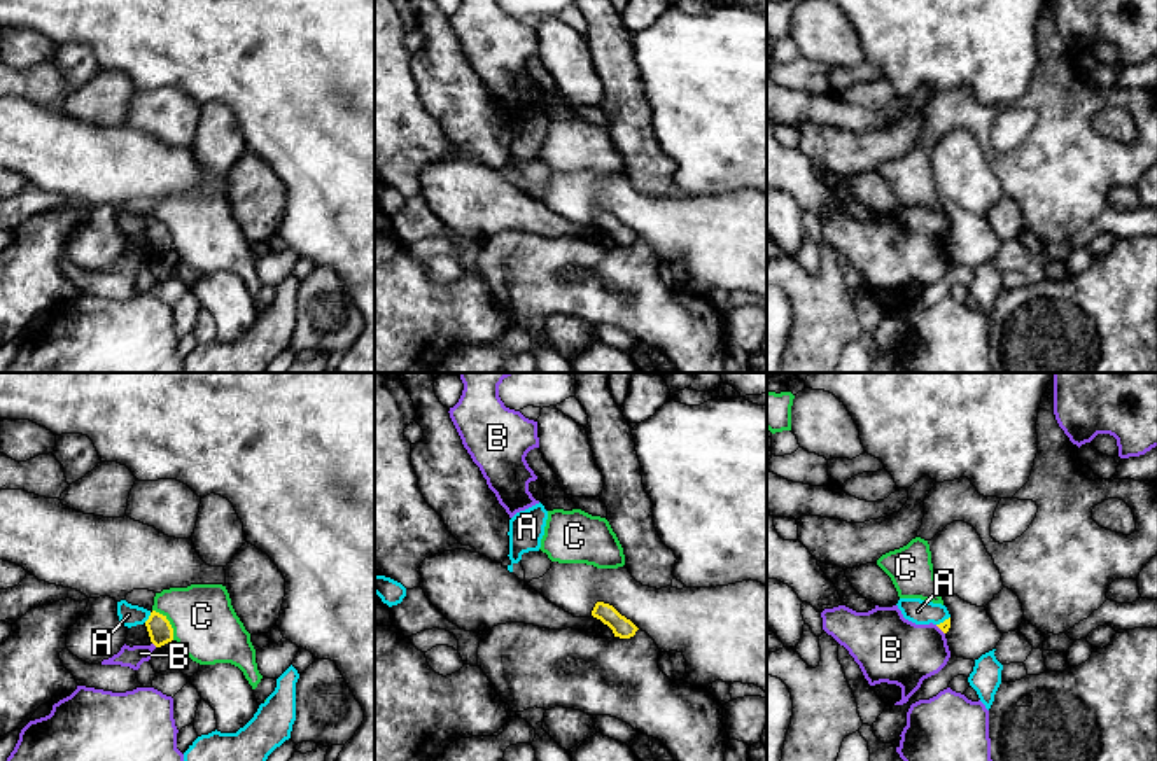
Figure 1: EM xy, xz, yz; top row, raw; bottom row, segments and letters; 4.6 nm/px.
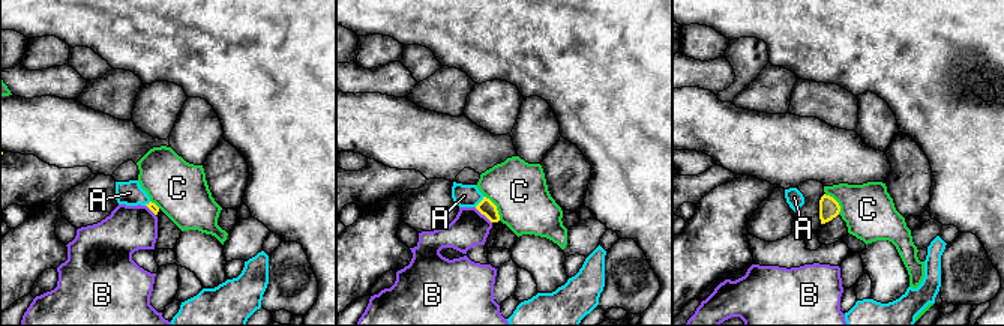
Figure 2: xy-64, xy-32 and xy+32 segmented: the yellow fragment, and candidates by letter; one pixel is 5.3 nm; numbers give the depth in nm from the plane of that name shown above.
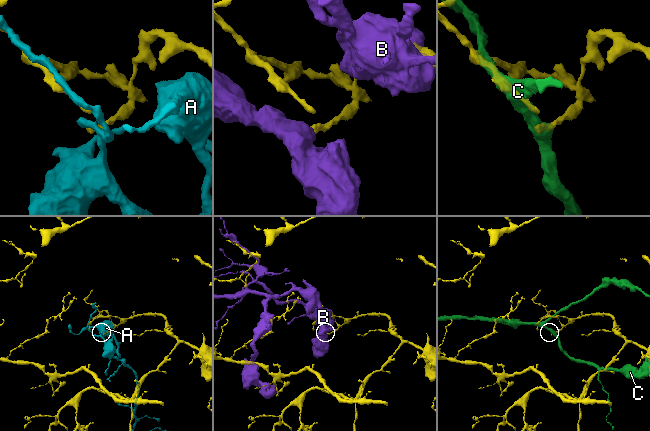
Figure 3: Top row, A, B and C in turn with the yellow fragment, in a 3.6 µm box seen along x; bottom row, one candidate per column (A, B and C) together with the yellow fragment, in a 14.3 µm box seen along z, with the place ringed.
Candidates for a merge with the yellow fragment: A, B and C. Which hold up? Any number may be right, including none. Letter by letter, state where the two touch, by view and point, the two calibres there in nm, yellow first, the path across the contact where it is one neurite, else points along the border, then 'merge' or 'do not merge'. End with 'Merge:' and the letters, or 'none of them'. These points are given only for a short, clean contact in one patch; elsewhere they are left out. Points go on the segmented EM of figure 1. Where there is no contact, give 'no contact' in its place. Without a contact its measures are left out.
A: contact xy (149, 618); calibres 110 and 100 nm; do not merge
B: contact xy (154, 644); calibres 110 and 100 nm; do not merge
C: contact xy (168, 623); calibres 110 and 300 nm; border xy (153, 609), (168, 621), (174, 639); do not merge
Merge: none of them

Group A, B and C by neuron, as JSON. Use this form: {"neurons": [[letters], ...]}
{"neurons": [["A"], ["B"], ["C"]]}

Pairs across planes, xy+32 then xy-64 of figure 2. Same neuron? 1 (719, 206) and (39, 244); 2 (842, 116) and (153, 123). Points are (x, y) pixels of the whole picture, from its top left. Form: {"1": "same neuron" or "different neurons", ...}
{"1": "same neuron", "2": "same neuron"}

